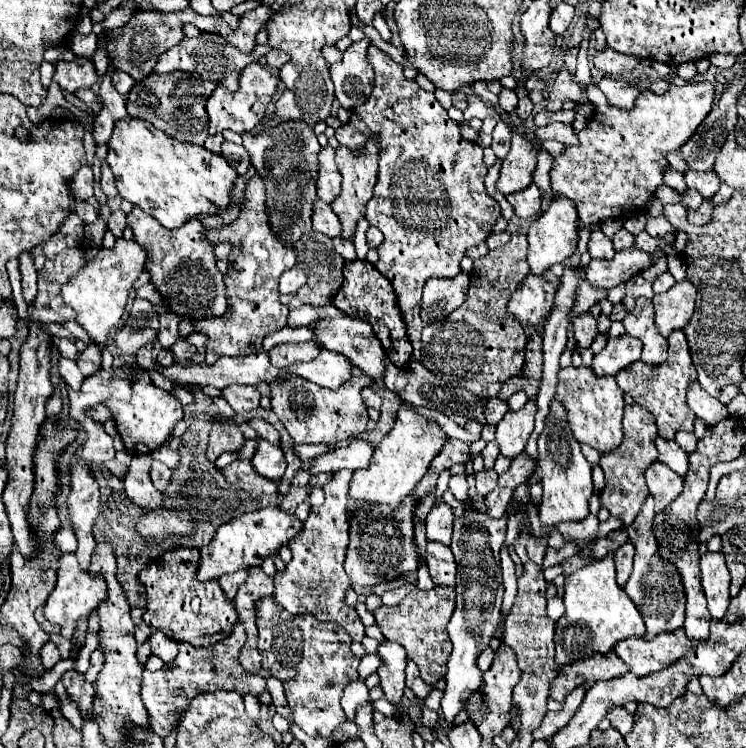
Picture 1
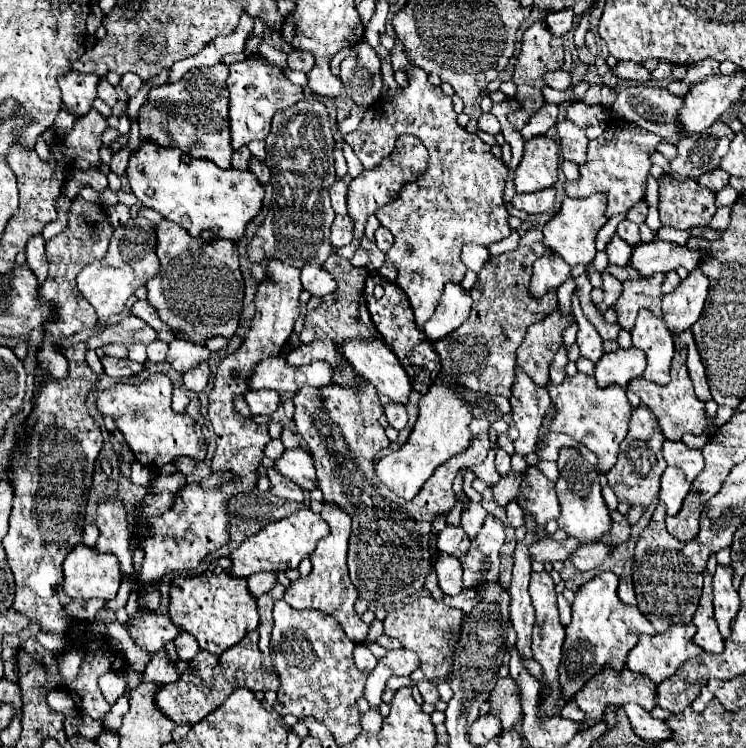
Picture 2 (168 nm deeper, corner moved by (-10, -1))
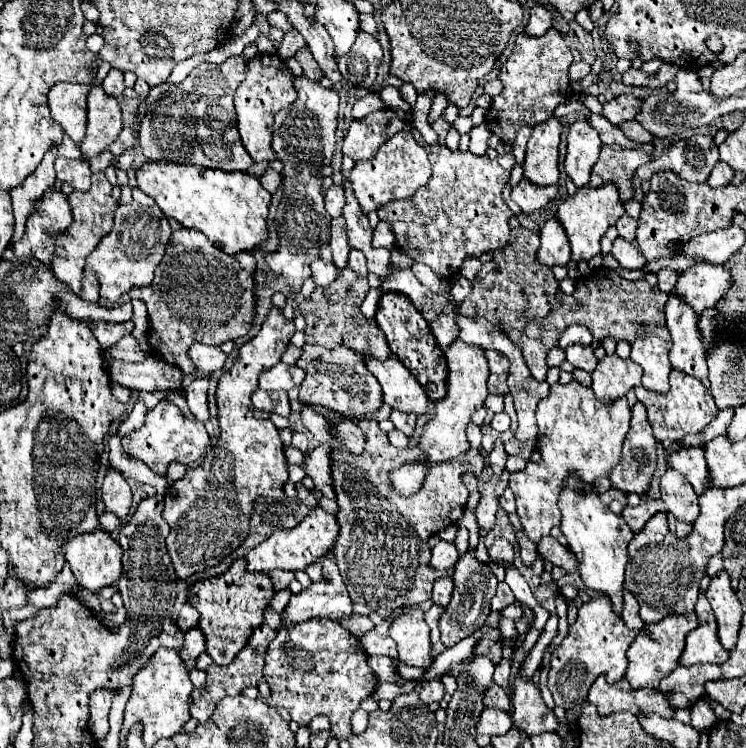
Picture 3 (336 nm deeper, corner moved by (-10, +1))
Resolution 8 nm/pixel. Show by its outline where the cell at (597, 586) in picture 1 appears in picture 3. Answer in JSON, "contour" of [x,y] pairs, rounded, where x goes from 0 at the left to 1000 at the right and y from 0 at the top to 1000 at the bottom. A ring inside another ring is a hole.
{"contour":[[[812,797],[780,807],[772,832],[761,842],[761,850],[740,872],[735,920],[743,930],[745,944],[753,944],[759,949],[767,944],[780,944],[786,939],[788,920],[804,901],[810,901],[820,914],[836,906],[842,888],[839,869],[850,858],[850,850],[853,845],[834,834],[834,826],[818,813],[818,802],[812,802]]]}

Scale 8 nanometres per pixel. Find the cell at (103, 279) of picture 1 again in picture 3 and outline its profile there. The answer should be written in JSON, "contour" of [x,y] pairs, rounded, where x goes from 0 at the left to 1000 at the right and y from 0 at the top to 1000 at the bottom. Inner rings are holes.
{"contour":[[[185,270],[158,275],[147,313],[137,318],[137,324],[115,348],[115,358],[121,358],[134,377],[134,398],[142,404],[158,404],[158,398],[172,393],[180,382],[198,382],[206,372],[209,356],[220,342],[228,313],[231,305],[212,275],[196,278]]]}

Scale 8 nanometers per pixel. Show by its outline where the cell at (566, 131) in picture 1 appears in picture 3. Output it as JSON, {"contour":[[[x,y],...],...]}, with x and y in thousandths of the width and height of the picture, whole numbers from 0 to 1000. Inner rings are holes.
{"contour":[[[772,160],[764,166],[756,225],[775,251],[788,246],[791,225],[804,209],[804,195],[807,187],[802,184],[802,176],[788,166],[788,160]]]}

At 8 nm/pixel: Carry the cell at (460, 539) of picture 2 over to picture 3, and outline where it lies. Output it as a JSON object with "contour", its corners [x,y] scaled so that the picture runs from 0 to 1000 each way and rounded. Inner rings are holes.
{"contour":[[[590,722],[582,733],[579,733],[579,757],[587,759],[587,762],[598,762],[598,759],[606,759],[614,749],[614,735],[611,735],[611,727],[609,725],[598,725],[598,722]]]}

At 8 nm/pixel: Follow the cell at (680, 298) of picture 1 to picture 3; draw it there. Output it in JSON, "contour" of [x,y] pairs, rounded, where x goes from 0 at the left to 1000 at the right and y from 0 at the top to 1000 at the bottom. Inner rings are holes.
{"contour":[[[930,353],[909,369],[903,390],[930,412],[933,420],[954,412],[979,385],[979,364],[971,356]]]}

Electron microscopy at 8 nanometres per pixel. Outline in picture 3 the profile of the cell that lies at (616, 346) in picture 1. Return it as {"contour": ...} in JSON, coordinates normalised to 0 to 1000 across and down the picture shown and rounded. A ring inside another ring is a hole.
{"contour":[[[828,473],[810,476],[794,497],[794,521],[802,535],[823,537],[858,513],[861,492],[847,481],[834,481]]]}

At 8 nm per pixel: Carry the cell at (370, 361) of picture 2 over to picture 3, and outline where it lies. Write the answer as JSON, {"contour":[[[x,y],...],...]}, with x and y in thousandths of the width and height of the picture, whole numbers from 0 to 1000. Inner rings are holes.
{"contour":[[[525,473],[515,484],[491,476],[491,492],[512,516],[515,537],[531,548],[568,553],[574,548],[574,529],[552,503],[552,497]]]}

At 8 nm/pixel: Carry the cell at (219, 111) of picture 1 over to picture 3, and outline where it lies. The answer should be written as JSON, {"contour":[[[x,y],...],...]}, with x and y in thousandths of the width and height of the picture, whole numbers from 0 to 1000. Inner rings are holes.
{"contour":[[[346,72],[335,83],[330,83],[330,104],[319,115],[314,126],[314,142],[319,155],[319,176],[327,198],[338,209],[340,217],[367,214],[367,203],[362,198],[365,190],[365,166],[367,152],[381,142],[389,142],[397,134],[399,123],[394,118],[394,102],[383,91],[381,80],[370,72]]]}

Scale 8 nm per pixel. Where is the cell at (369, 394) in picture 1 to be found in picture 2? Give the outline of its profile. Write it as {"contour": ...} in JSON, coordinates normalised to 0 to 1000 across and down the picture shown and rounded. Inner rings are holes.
{"contour":[[[520,540],[520,543],[515,545],[515,553],[517,553],[517,559],[520,559],[520,564],[523,564],[523,570],[525,570],[528,575],[539,575],[539,572],[544,572],[547,551],[544,551],[542,543]]]}

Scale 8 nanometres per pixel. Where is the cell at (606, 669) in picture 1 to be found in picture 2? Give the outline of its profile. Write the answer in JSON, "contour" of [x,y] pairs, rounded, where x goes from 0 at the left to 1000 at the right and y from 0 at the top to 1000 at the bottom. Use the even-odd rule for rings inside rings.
{"contour":[[[812,890],[807,901],[799,901],[791,912],[786,912],[769,939],[791,960],[804,960],[812,947],[828,947],[842,939],[855,939],[863,949],[874,952],[874,947],[879,947],[879,917],[858,901],[845,901],[845,896],[823,901],[823,896]]]}

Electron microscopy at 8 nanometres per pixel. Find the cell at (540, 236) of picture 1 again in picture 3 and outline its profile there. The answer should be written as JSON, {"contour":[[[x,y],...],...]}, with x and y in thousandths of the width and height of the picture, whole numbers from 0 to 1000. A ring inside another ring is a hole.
{"contour":[[[810,246],[804,251],[783,249],[769,262],[759,265],[745,283],[745,291],[761,316],[761,324],[767,332],[767,348],[769,350],[791,348],[794,342],[804,340],[804,318],[818,302],[826,299],[826,294],[834,286],[836,286],[836,273],[831,270],[828,254],[823,251],[823,246]]]}

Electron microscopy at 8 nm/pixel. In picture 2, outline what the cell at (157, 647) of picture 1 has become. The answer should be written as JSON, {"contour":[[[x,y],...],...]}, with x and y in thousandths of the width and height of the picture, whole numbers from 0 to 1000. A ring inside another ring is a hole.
{"contour":[[[244,845],[244,848],[233,856],[233,861],[236,861],[236,866],[239,866],[241,882],[260,882],[260,877],[263,877],[265,869],[268,869],[263,853],[257,853],[257,848],[249,848],[249,845]]]}

